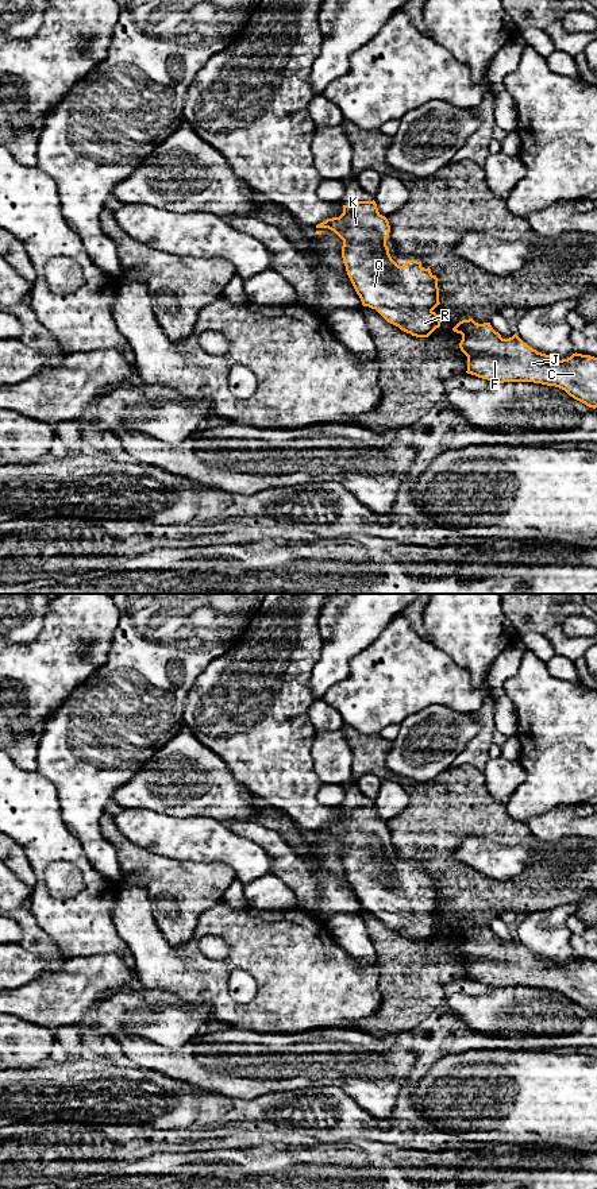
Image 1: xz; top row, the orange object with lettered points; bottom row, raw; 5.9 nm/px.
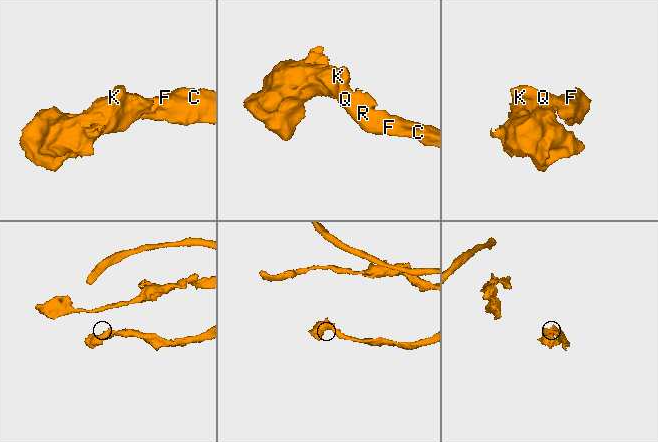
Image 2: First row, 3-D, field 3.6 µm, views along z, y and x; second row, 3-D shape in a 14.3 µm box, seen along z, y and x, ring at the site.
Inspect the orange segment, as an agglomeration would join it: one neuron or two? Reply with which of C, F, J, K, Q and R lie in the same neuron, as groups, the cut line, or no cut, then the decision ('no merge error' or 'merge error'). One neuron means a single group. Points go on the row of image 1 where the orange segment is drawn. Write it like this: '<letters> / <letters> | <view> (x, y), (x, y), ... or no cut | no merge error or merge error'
C F J K Q R | no cut | no merge error

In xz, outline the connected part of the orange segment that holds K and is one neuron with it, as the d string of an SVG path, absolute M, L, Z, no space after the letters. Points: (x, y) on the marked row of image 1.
M374 200L343 205L343 213L339 217L327 219L326 221L317 224L316 228L316 235L321 235L321 228L328 228L343 240L343 263L363 306L375 309L388 323L416 337L428 337L436 328L440 327L442 317L434 312L434 309L440 304L436 275L431 273L430 267L424 269L421 262L407 260L403 266L398 266L392 259L386 246L390 225L388 219L378 212Z

